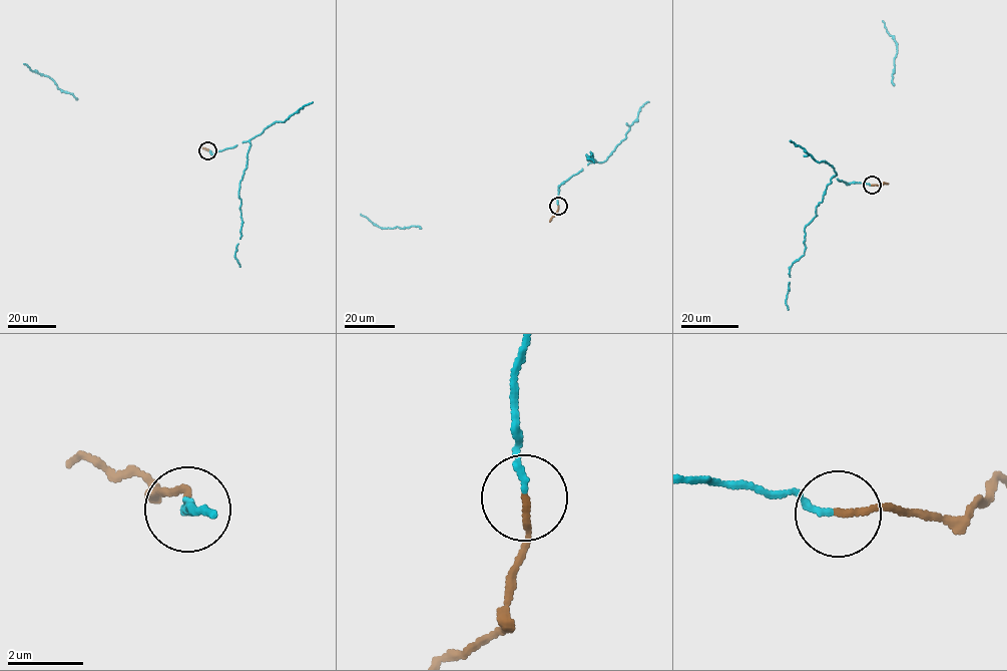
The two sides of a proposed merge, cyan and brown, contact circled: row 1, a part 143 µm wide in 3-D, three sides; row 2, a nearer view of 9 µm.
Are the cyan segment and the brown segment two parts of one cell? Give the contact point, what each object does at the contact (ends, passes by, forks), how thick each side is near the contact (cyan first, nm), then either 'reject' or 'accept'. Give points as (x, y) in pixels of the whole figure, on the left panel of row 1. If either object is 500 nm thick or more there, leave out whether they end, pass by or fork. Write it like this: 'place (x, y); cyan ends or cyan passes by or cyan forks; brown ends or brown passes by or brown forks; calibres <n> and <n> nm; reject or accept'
place (207, 150); cyan ends; brown ends; calibres 170 and 160 nm; accept

